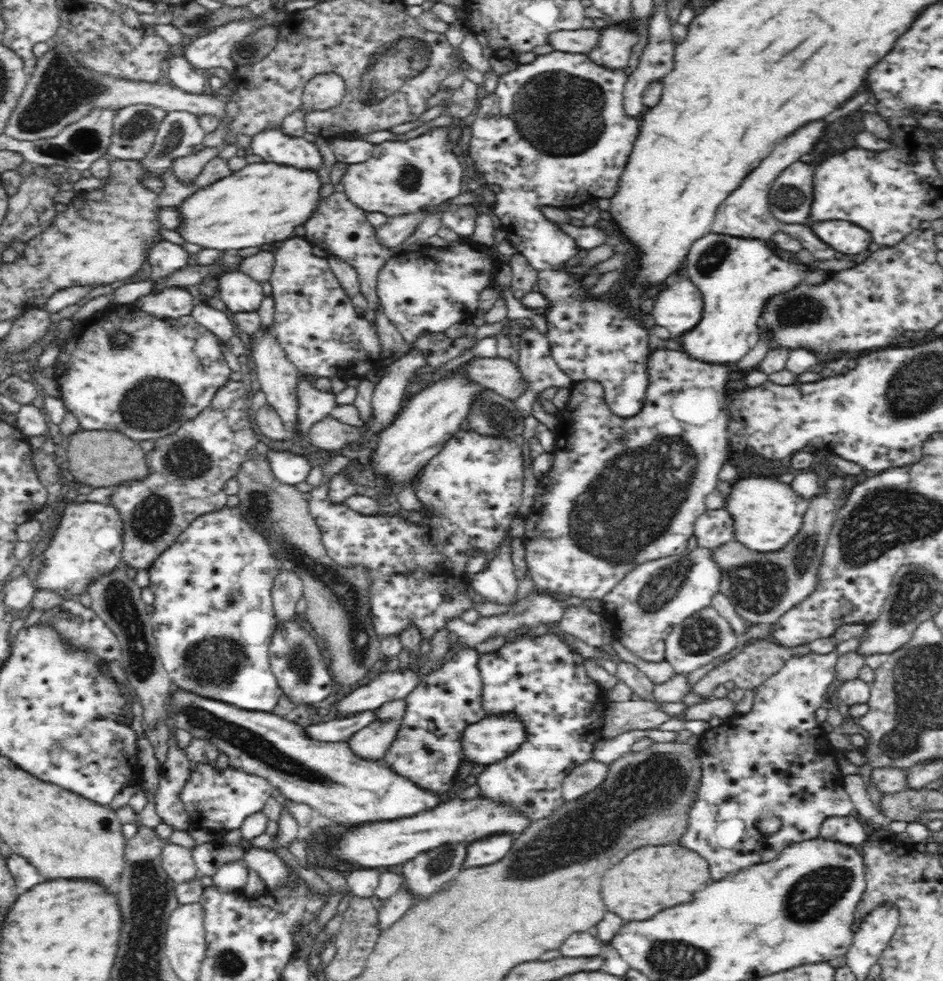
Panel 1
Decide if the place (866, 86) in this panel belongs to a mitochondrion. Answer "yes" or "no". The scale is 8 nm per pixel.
no

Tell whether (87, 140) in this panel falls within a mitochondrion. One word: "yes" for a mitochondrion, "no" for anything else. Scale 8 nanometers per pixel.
yes

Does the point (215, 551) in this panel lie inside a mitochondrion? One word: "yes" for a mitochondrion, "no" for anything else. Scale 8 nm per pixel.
no

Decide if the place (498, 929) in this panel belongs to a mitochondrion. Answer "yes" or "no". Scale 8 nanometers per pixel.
no

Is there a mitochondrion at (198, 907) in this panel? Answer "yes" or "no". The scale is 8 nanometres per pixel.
no

